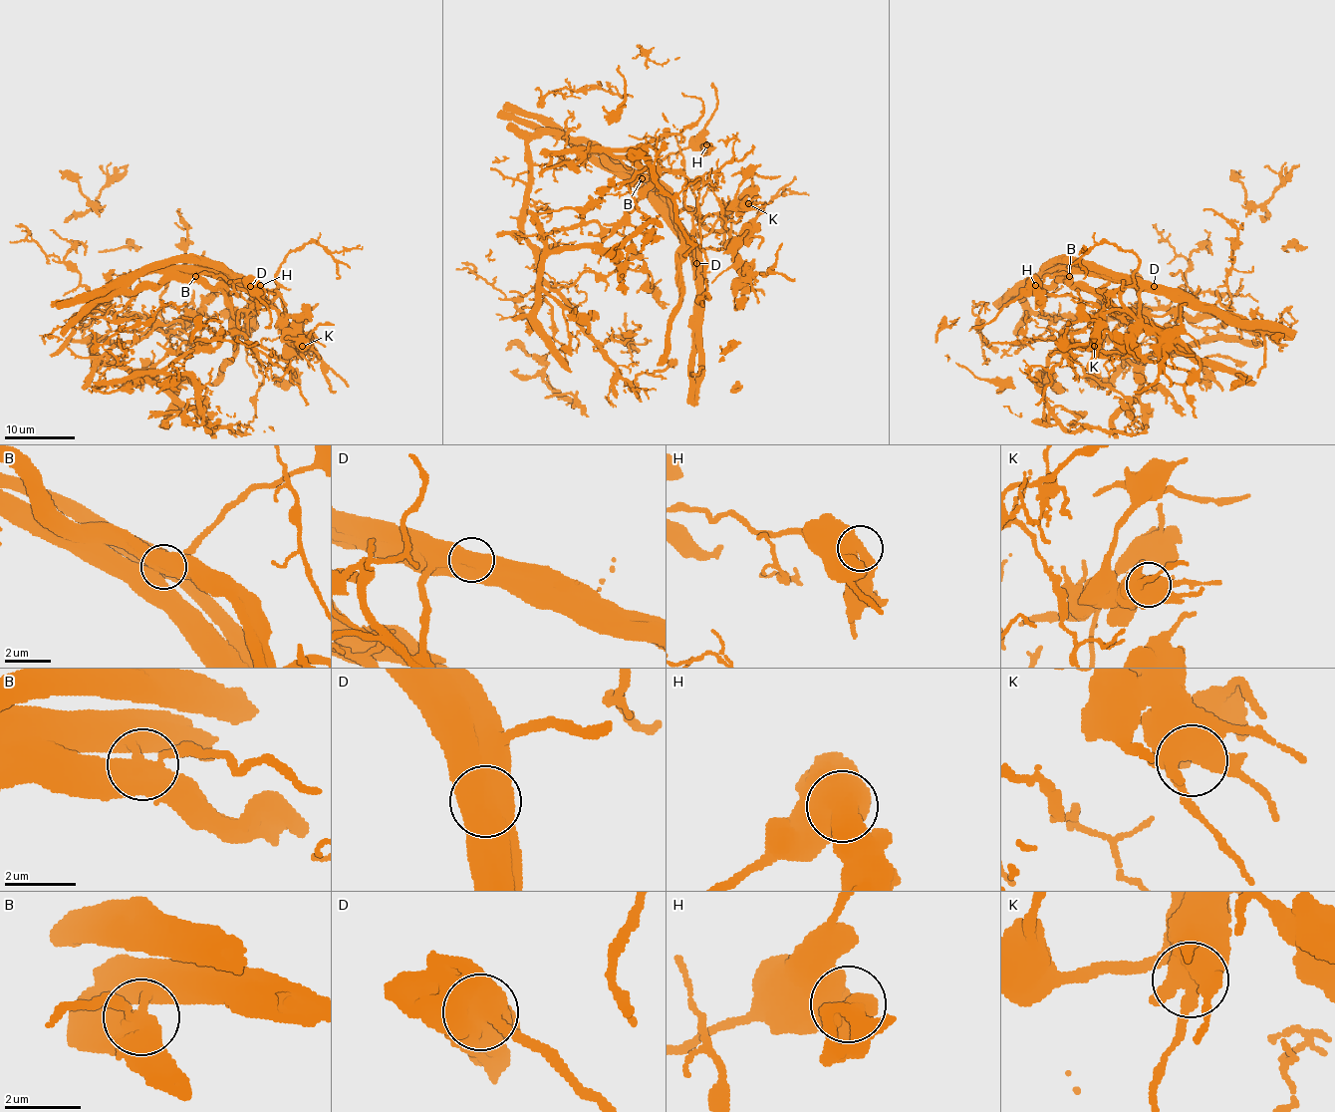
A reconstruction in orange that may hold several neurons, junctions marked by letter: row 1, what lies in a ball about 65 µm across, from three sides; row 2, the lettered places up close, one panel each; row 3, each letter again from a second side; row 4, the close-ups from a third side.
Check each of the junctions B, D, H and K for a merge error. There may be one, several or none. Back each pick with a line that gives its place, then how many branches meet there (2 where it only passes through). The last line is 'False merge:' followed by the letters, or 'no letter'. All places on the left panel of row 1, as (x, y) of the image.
B: Place: (195, 276). Branches: 4
D: Place: (250, 286). Branches: 2
False merge: B, D

